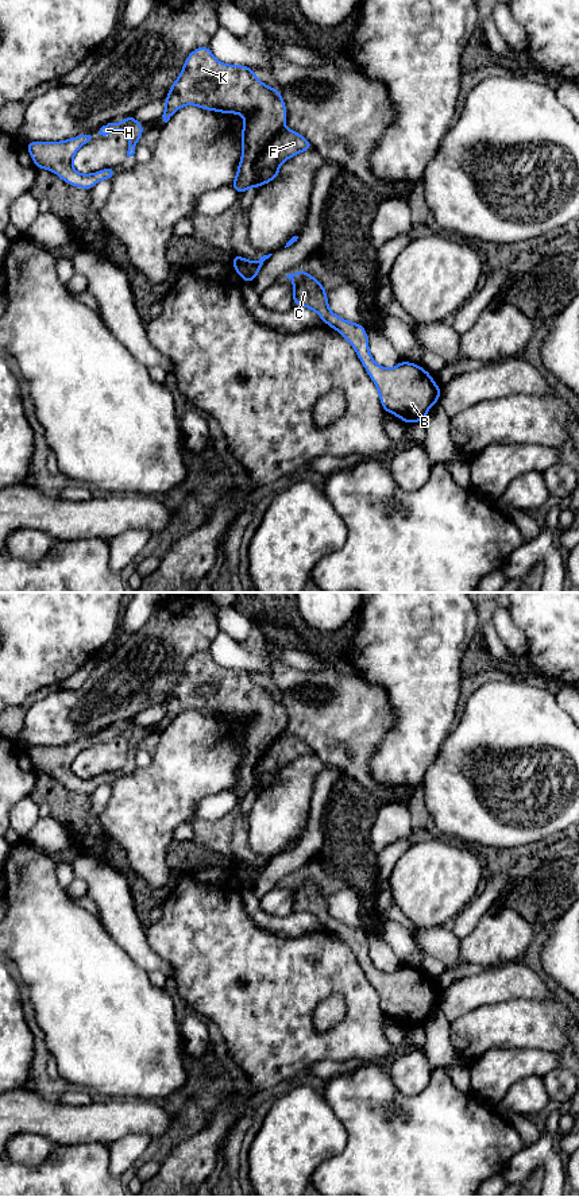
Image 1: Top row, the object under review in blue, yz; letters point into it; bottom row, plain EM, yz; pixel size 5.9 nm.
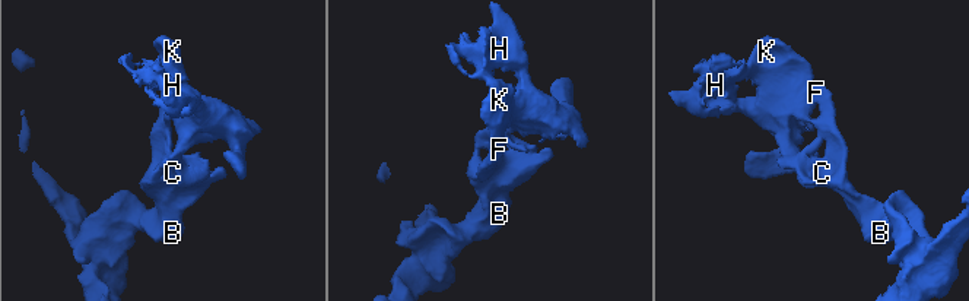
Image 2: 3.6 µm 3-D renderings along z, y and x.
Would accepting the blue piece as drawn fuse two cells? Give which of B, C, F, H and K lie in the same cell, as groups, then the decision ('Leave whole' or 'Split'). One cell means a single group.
Groups: B C F / H K. Split

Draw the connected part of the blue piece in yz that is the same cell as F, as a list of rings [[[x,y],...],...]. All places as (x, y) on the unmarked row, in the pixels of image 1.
[[[292,733],[277,737],[252,768],[252,792],[260,792],[274,785],[283,767],[302,756],[313,753],[313,749],[305,741]]]

